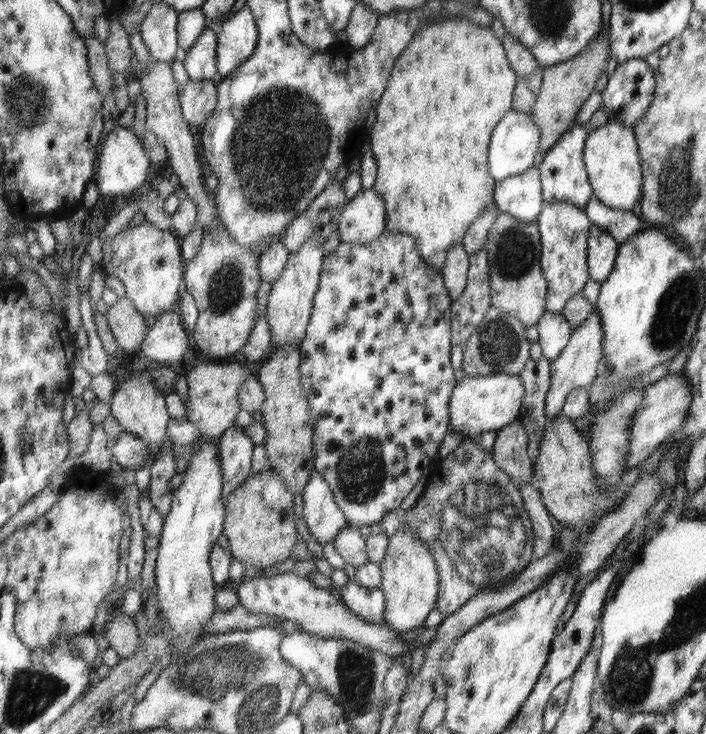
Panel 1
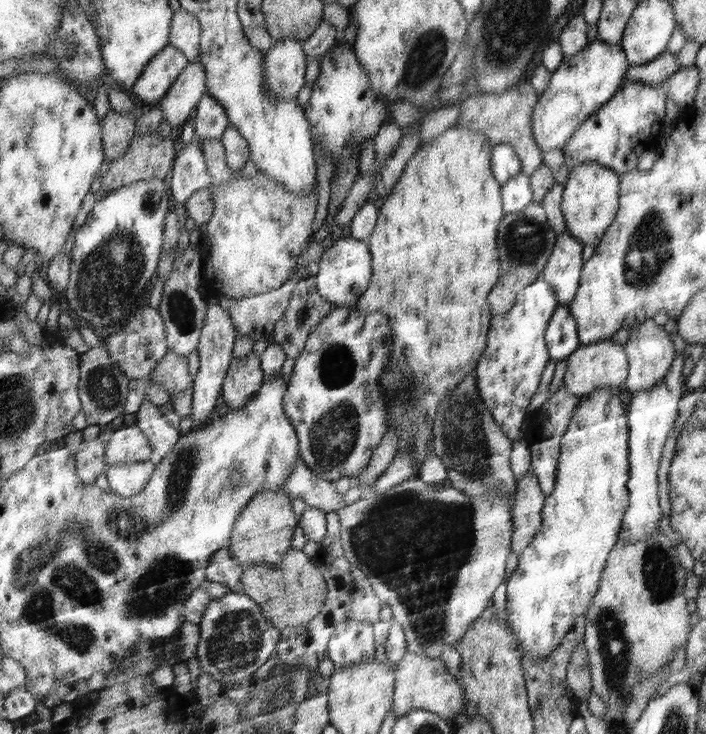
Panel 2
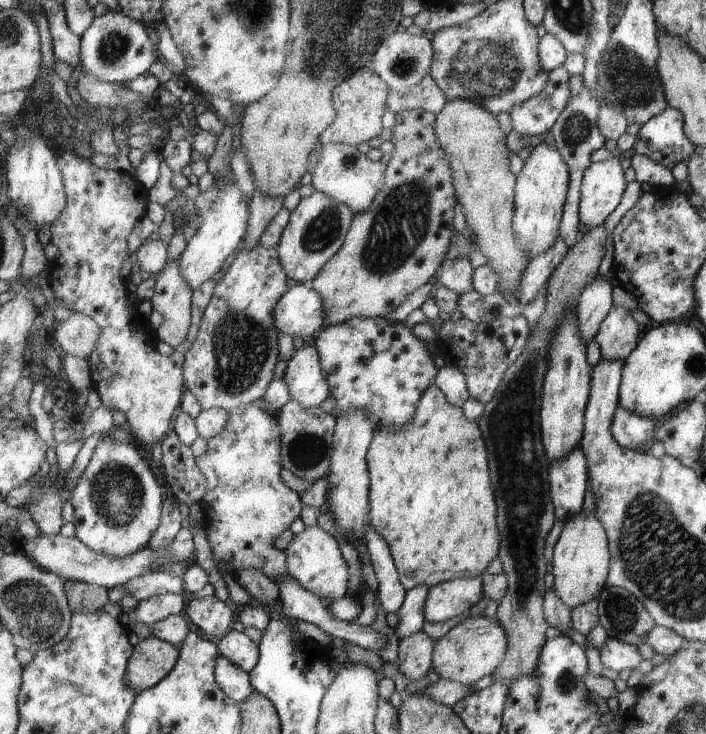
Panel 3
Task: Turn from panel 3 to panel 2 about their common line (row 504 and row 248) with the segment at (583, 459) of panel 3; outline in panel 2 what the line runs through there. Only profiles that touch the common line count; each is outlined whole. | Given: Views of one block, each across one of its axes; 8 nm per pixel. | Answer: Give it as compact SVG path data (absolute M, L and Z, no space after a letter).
M562 232L558 235L554 252L541 274L555 289L561 305L568 306L579 290L585 262L583 248L585 245L570 232Z

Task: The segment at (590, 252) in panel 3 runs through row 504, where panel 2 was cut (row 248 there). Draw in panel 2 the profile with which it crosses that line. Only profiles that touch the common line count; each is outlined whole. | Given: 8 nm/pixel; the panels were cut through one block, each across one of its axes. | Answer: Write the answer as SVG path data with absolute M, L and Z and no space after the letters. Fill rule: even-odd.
M535 200L525 210L505 214L499 232L499 256L503 260L502 278L488 297L492 315L506 314L515 307L522 290L531 287L531 284L541 278L558 242L558 234L549 224L546 209L541 202ZM511 228L515 232L511 232Z

